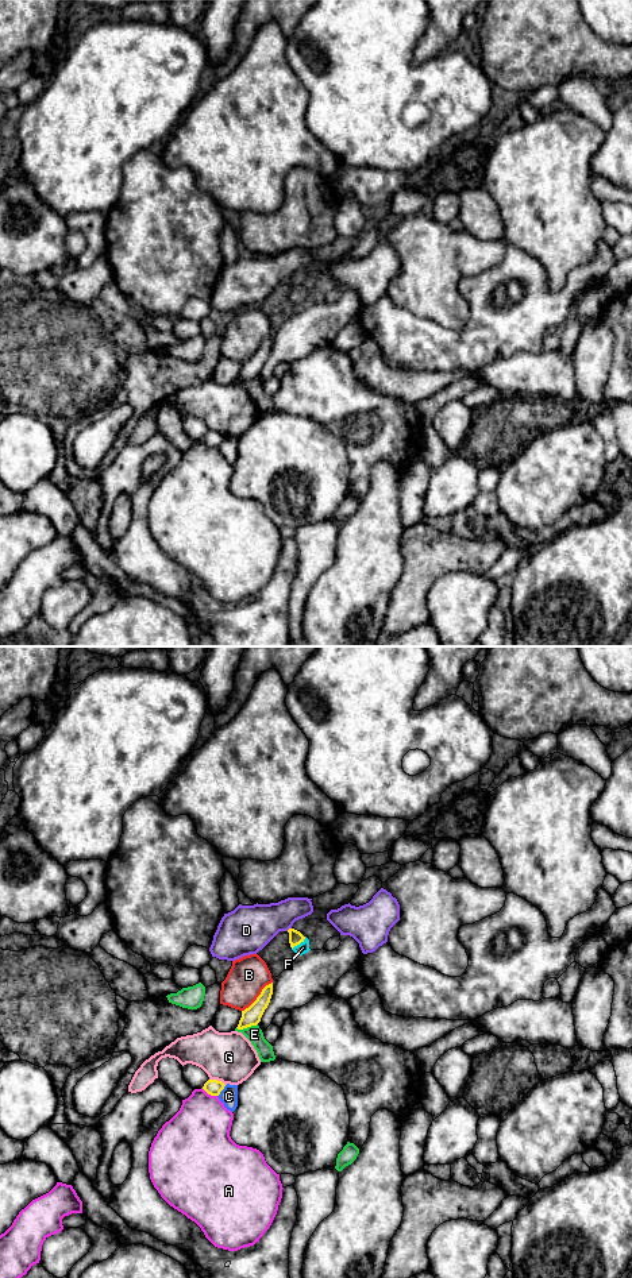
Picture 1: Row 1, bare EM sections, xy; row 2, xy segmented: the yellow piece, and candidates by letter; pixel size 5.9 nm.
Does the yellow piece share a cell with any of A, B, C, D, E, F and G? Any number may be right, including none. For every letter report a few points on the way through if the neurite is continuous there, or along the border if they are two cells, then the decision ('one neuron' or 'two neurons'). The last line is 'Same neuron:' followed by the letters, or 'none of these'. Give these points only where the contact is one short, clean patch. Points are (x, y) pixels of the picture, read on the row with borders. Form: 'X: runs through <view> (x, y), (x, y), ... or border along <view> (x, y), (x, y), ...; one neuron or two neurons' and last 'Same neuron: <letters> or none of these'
A: two neurons
B: two neurons
C: two neurons
D: two neurons
E: two neurons
F: runs through xy (295, 937), (299, 943), (303, 948); one neuron
G: two neurons
Same neuron: F

